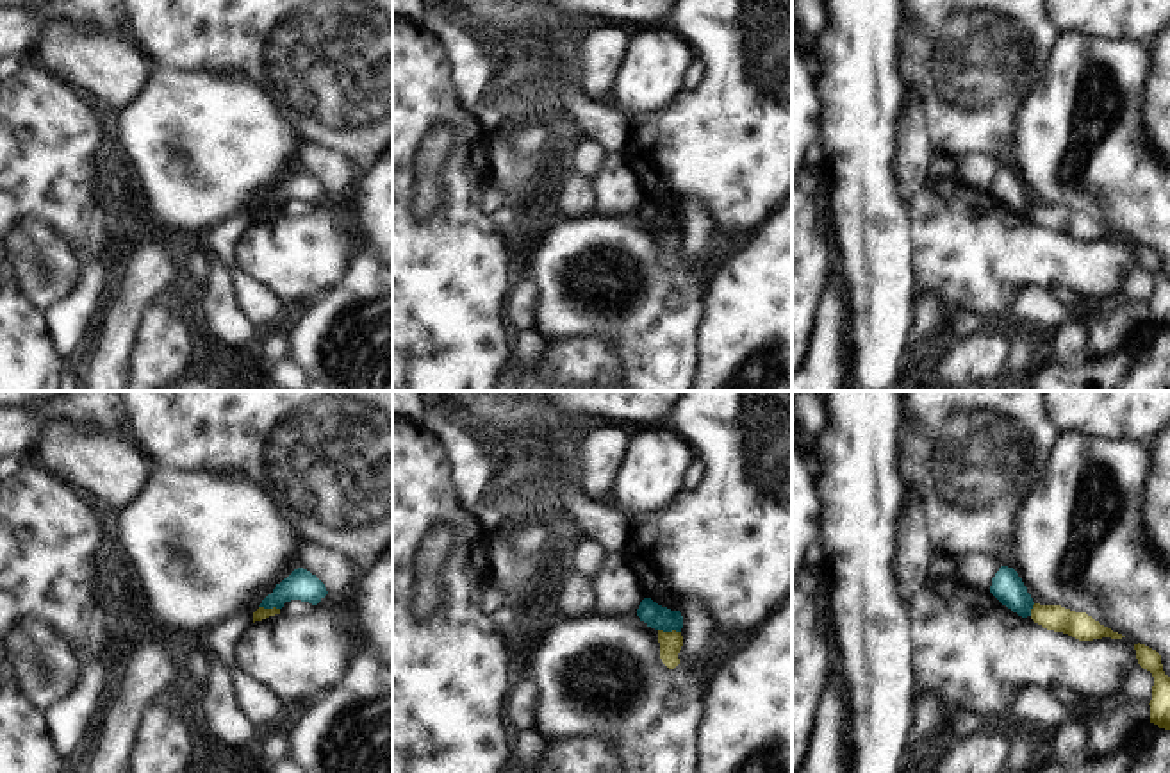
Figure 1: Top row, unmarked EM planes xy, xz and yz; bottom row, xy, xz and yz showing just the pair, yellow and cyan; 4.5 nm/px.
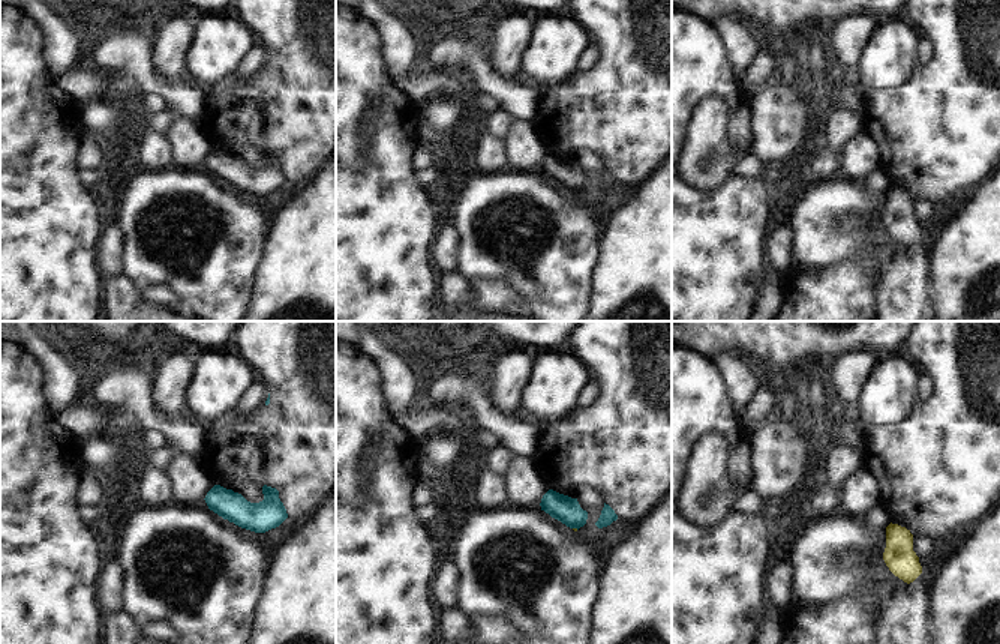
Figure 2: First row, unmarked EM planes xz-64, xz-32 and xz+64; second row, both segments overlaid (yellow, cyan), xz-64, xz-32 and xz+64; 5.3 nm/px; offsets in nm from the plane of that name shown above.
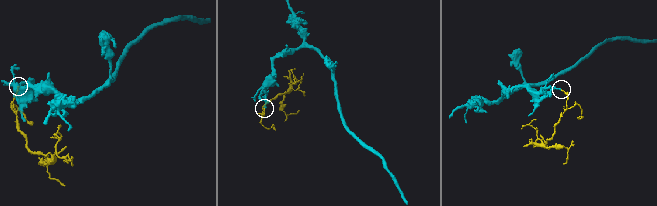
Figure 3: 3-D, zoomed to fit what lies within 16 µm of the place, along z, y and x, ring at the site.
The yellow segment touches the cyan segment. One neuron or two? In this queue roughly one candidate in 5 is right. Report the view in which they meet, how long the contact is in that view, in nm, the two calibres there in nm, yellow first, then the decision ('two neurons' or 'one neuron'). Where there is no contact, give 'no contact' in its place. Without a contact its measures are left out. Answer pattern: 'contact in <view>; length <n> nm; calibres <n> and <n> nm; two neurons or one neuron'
contact in xz; length 110 nm; calibres 100 and 110 nm; two neurons

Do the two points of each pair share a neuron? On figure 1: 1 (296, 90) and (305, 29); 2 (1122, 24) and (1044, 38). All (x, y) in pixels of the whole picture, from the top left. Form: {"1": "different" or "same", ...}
{"1": "same", "2": "different"}

